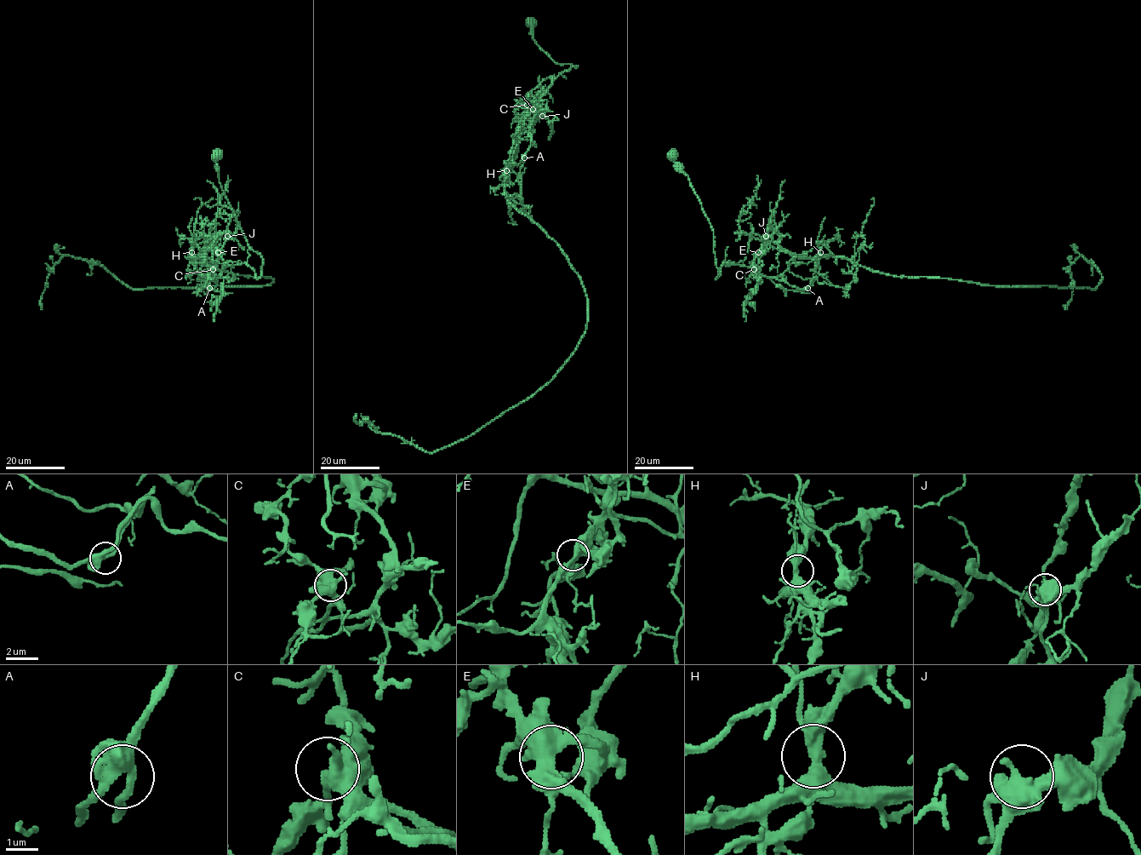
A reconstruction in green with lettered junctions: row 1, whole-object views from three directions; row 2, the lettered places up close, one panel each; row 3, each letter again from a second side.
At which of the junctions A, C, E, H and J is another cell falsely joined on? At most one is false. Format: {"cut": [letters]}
{"cut": ["H"]}

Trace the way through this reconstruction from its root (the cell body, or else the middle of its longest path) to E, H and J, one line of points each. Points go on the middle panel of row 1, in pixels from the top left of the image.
E: (532, 22), (530, 24), (533, 37), (556, 63), (577, 66), (561, 73), (533, 109)
H: (532, 22), (533, 37), (556, 63), (577, 66), (561, 73), (527, 114), (517, 151), (506, 170)
J: (532, 22), (533, 37), (556, 63), (577, 66), (561, 73), (533, 109), (537, 111), (536, 117), (542, 116)

